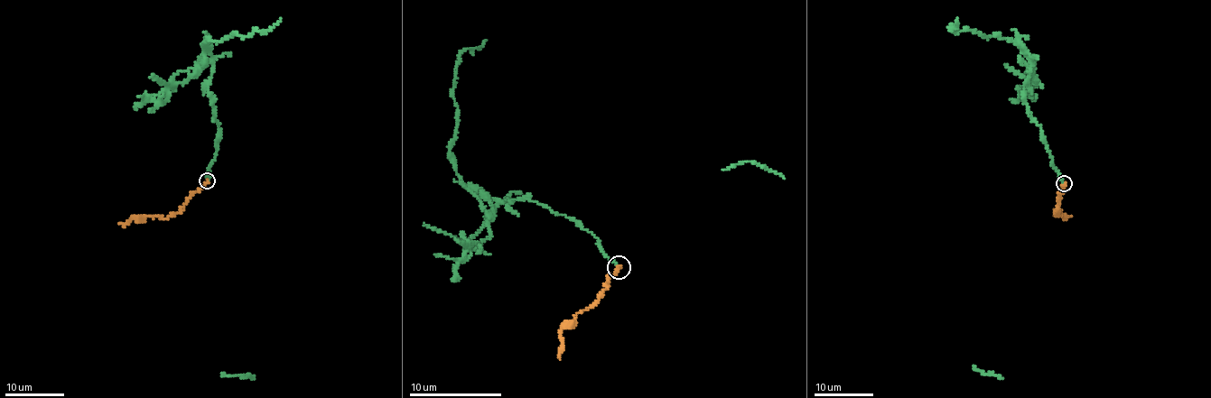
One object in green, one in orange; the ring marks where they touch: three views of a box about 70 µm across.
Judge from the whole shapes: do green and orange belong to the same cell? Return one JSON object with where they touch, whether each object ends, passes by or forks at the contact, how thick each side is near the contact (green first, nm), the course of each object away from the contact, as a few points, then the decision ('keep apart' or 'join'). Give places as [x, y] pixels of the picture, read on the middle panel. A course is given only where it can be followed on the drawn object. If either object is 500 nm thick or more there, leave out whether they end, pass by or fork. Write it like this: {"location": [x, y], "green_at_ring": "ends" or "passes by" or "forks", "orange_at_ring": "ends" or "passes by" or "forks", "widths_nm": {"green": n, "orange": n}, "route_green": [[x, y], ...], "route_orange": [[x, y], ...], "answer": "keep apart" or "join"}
{"location": [619, 267], "green_at_ring": "ends", "orange_at_ring": "ends", "widths_nm": {"green": 150, "orange": 180}, "route_green": [[618, 265], [575, 221], [528, 198], [502, 201], [465, 186], [450, 142], [454, 71], [461, 55], [486, 40]], "route_orange": [[618, 267], [609, 276], [607, 286], [595, 300], [564, 325], [560, 359]], "answer": "keep apart"}

